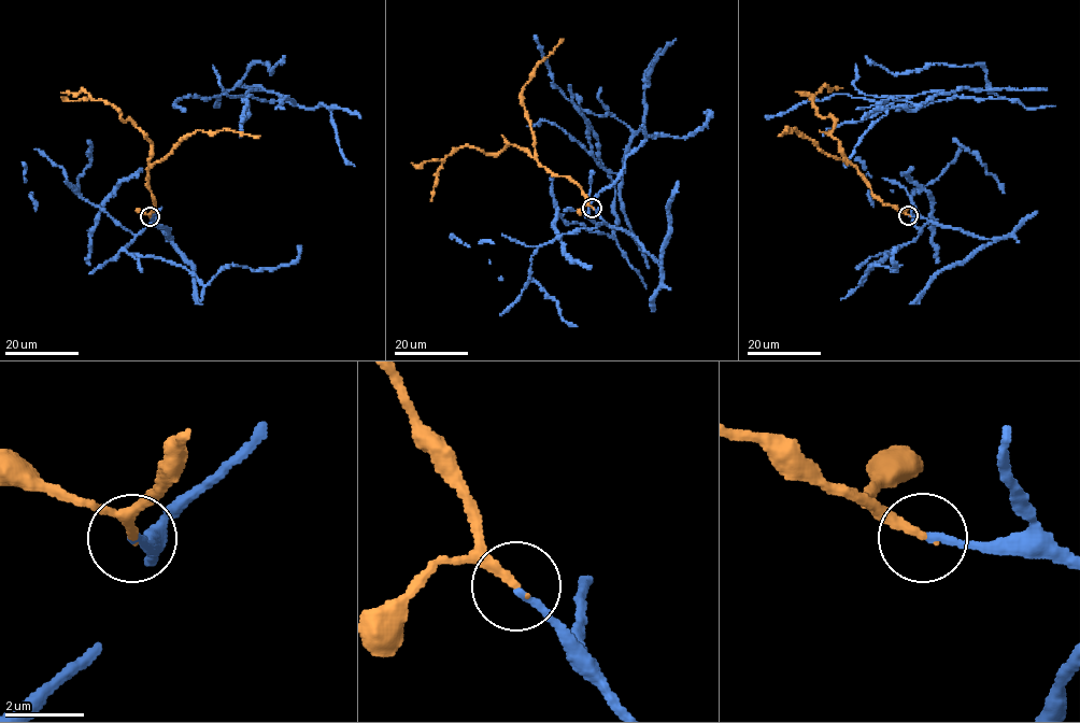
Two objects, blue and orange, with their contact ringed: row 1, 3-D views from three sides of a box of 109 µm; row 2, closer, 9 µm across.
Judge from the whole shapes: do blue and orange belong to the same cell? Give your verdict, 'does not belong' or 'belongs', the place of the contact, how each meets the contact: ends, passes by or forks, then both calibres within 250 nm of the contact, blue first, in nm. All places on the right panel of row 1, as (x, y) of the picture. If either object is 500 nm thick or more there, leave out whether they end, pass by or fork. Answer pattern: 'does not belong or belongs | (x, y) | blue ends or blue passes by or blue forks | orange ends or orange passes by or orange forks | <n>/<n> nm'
belongs | (908, 215) | blue ends | orange ends | 200/240 nm

